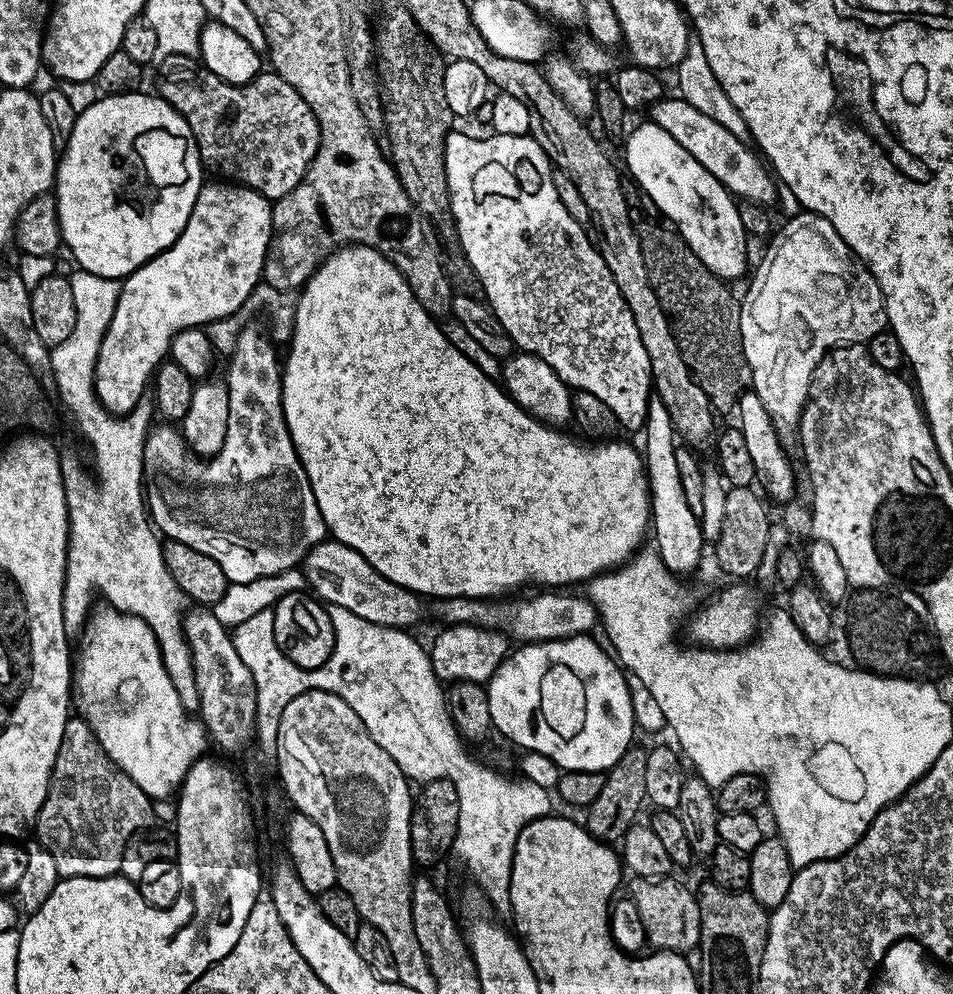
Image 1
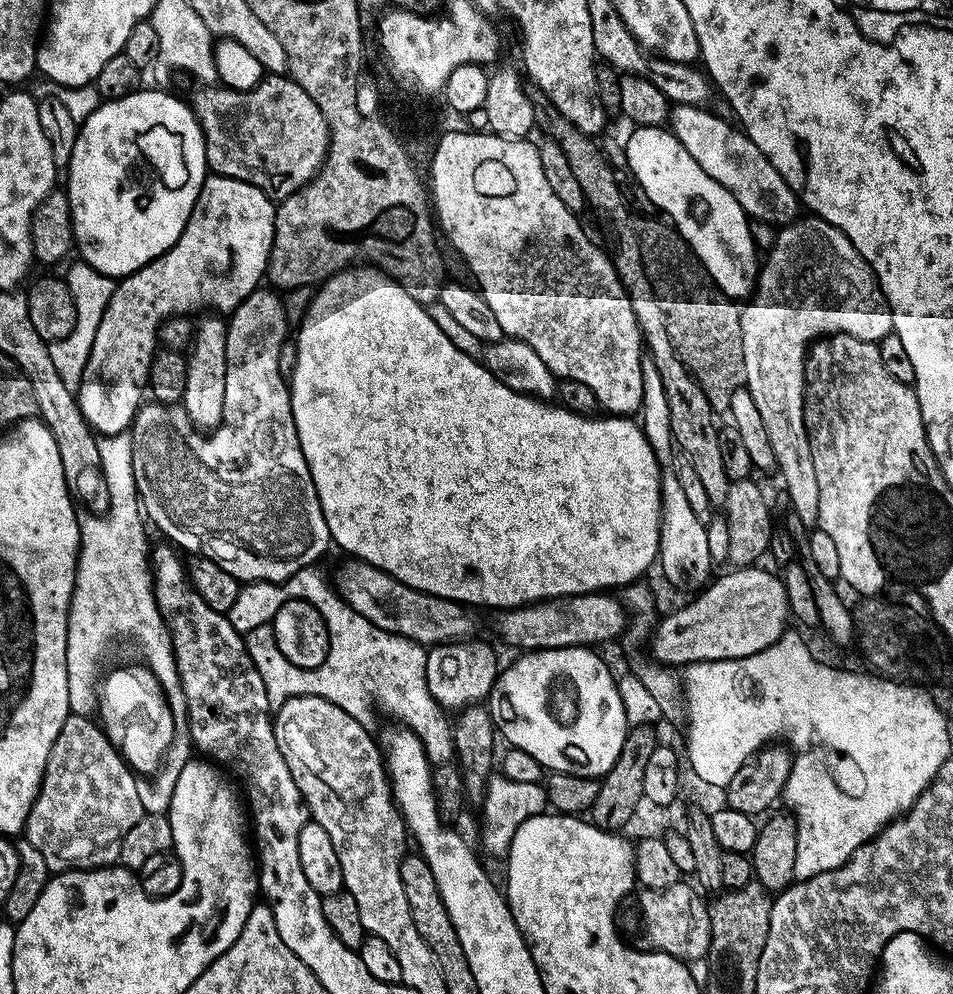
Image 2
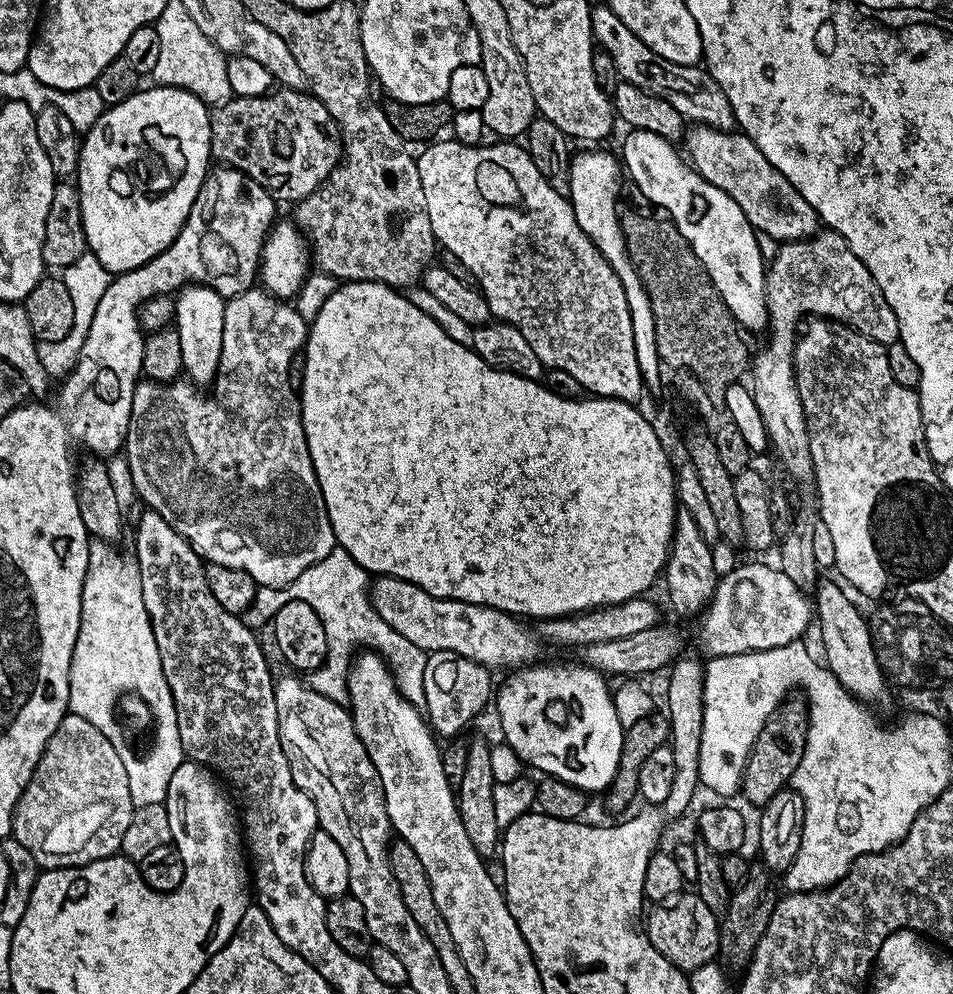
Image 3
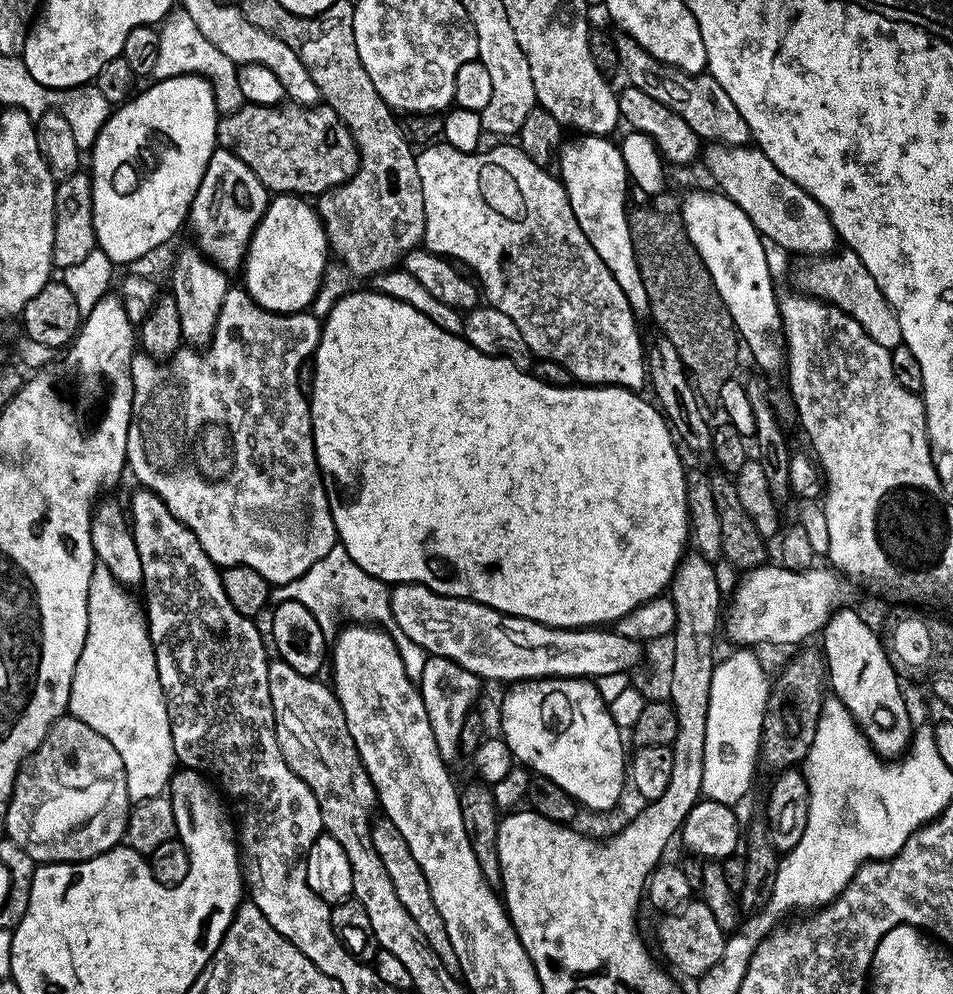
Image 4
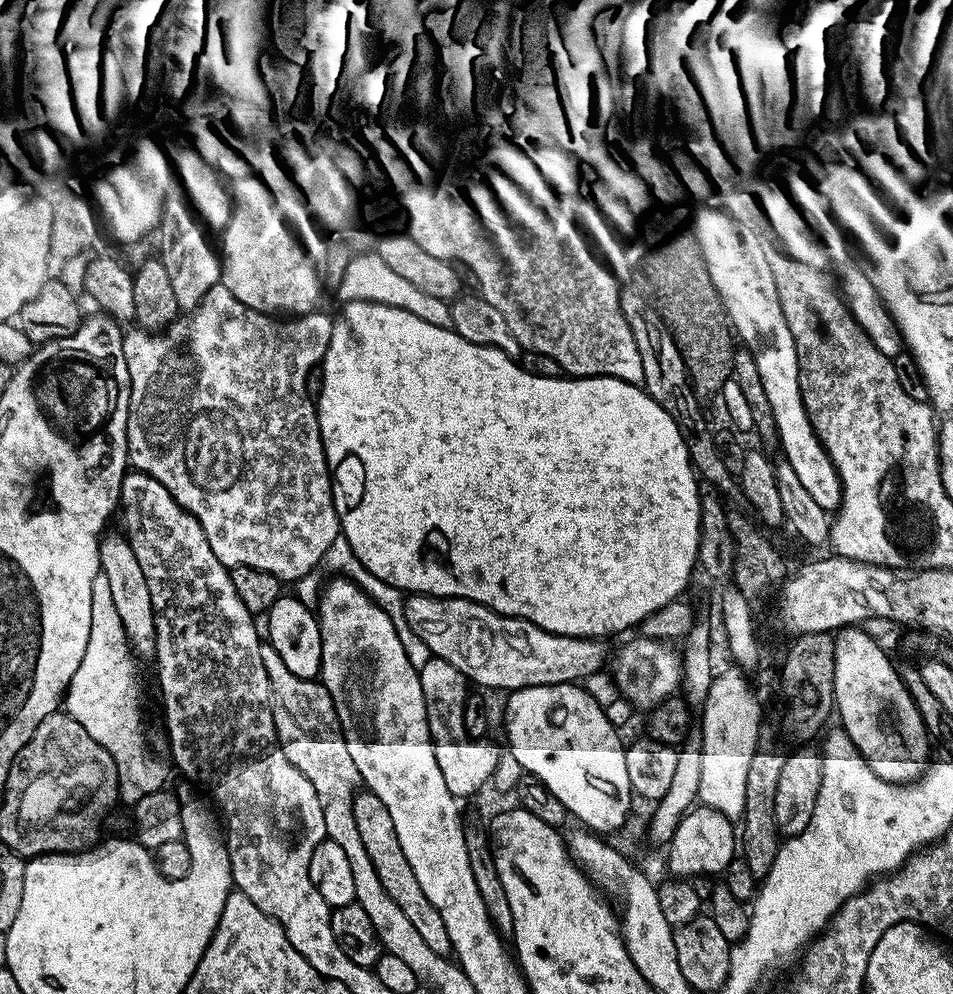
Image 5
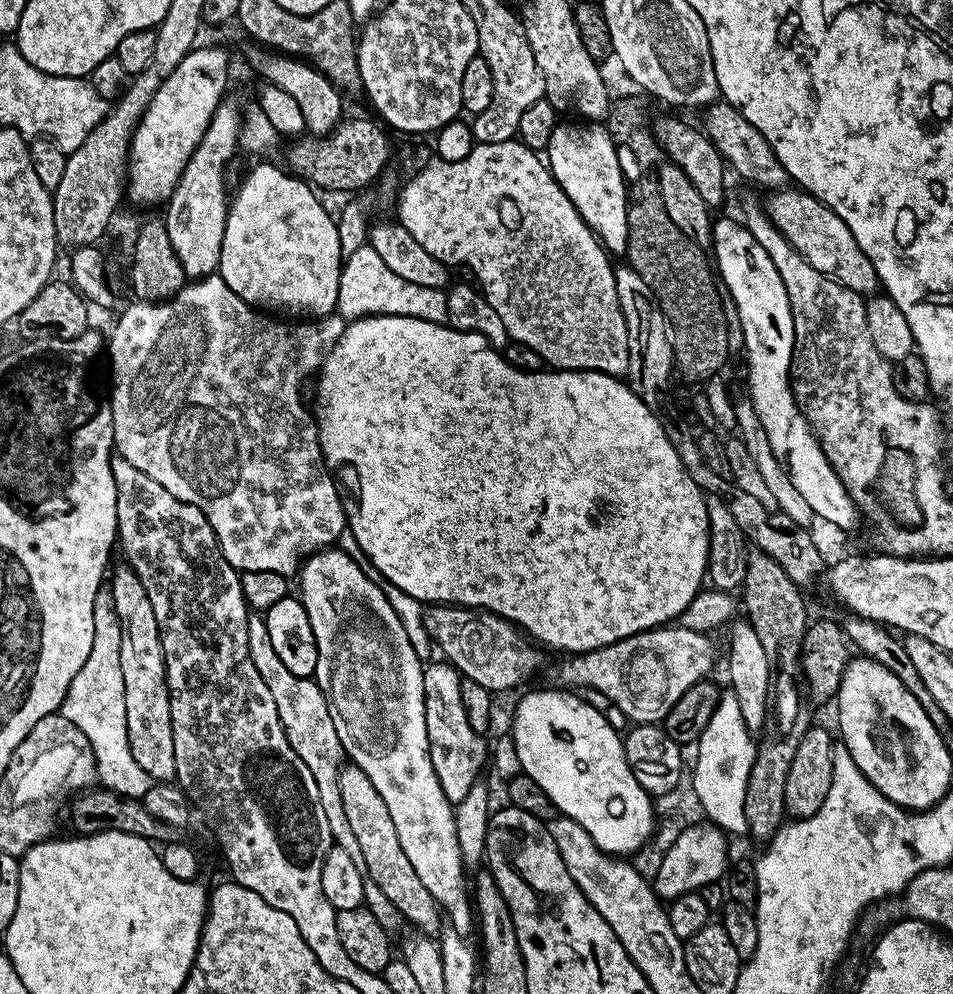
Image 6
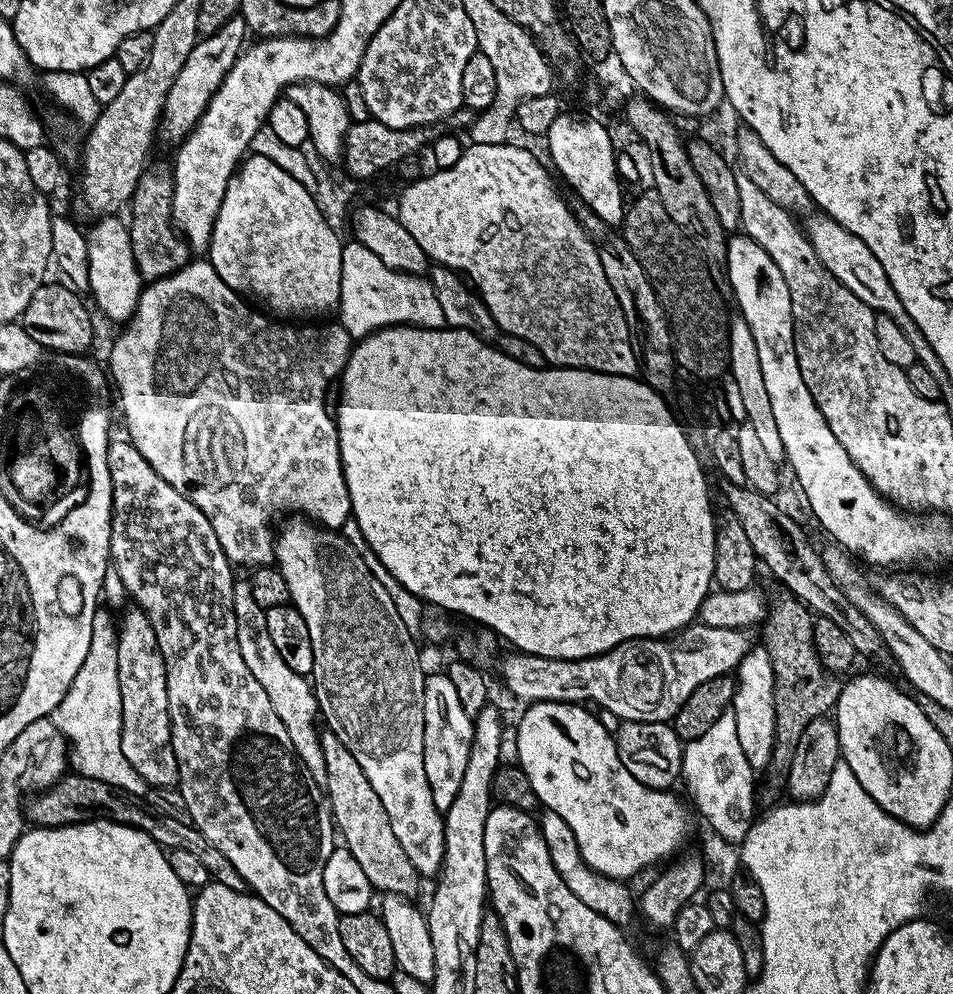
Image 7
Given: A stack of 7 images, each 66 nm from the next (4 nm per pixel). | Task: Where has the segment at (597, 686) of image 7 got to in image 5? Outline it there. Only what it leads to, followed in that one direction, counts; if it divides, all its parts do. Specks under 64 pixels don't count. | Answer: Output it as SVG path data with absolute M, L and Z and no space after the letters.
M637 635L637 640L628 640L610 660L612 680L621 697L636 710L647 710L658 706L663 700L673 695L682 684L682 656L671 643L653 640L644 635Z

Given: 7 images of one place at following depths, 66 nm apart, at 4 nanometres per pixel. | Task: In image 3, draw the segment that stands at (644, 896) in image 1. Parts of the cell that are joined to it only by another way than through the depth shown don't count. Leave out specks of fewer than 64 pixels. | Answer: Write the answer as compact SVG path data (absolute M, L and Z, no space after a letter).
M686 892L671 902L664 902L653 908L656 909L652 913L650 913L651 911L647 913L647 916L649 916L648 928L646 924L646 935L649 942L654 946L654 950L658 950L658 954L662 954L662 958L671 962L673 968L678 968L681 972L690 974L696 968L706 966L717 959L720 950L718 916L711 912L710 907L706 906L706 902L699 895L695 892Z

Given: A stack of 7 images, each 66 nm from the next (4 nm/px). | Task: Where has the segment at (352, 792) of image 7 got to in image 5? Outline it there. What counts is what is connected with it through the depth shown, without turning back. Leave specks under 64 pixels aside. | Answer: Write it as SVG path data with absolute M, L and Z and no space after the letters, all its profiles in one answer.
M367 790L357 791L352 805L354 822L358 822L358 834L362 837L362 846L366 846L366 854L370 854L370 862L374 862L374 871L378 873L378 878L382 878L382 887L386 889L386 894L390 894L390 898L394 898L395 904L402 909L402 914L410 918L414 930L418 930L418 935L426 942L426 946L430 946L434 954L448 956L452 952L450 934L446 934L442 914L438 914L438 910L434 910L434 905L430 903L430 898L426 898L426 893L414 875L414 869L406 859L406 854L398 842L398 833L394 830L394 821L390 818L390 810L386 810L378 794Z

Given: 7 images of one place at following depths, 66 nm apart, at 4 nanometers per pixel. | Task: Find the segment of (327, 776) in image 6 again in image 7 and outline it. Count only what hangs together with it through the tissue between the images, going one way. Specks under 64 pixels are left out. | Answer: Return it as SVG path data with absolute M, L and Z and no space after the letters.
M237 579L232 585L232 609L238 630L238 650L242 650L242 662L250 666L250 674L258 678L258 686L266 690L266 698L270 698L270 706L274 706L274 714L282 718L282 726L286 726L286 734L290 734L290 742L294 742L294 750L298 758L310 770L316 781L326 778L326 762L320 745L321 729L318 724L318 709L313 685L303 676L299 676L286 662L282 662L282 654L274 647L270 638L270 630L266 626L266 610L258 606L252 593L252 585L247 579Z

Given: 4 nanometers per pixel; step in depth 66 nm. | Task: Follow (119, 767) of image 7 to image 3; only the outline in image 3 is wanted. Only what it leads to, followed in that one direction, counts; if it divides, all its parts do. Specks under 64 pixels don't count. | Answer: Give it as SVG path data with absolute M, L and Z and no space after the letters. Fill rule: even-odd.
M93 539L88 546L80 625L68 681L68 712L78 718L86 718L90 726L98 726L98 730L110 738L112 745L120 749L120 757L130 778L133 805L163 804L170 778L174 778L174 770L178 770L186 758L178 738L178 714L162 670L152 619L146 614L140 567L135 555L123 556L116 546L103 540ZM125 694L139 696L154 717L156 745L145 756L135 756L124 745L124 732L120 729L121 721L118 719L118 701Z

